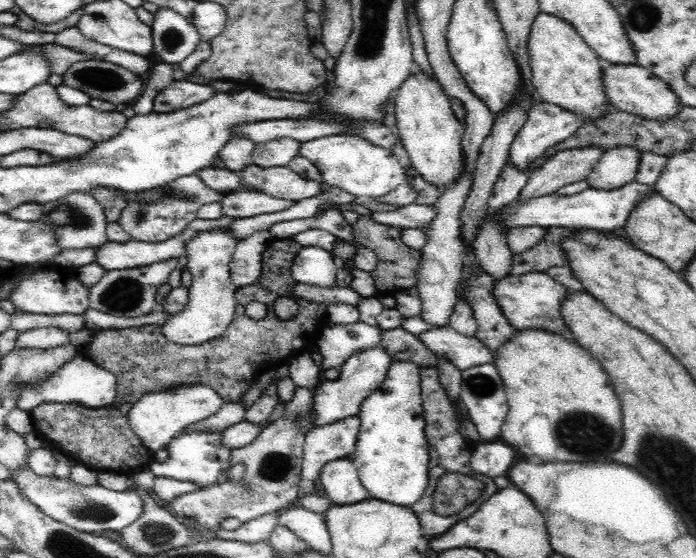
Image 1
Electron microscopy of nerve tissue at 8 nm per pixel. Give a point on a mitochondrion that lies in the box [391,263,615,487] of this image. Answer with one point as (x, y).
(479, 384)

